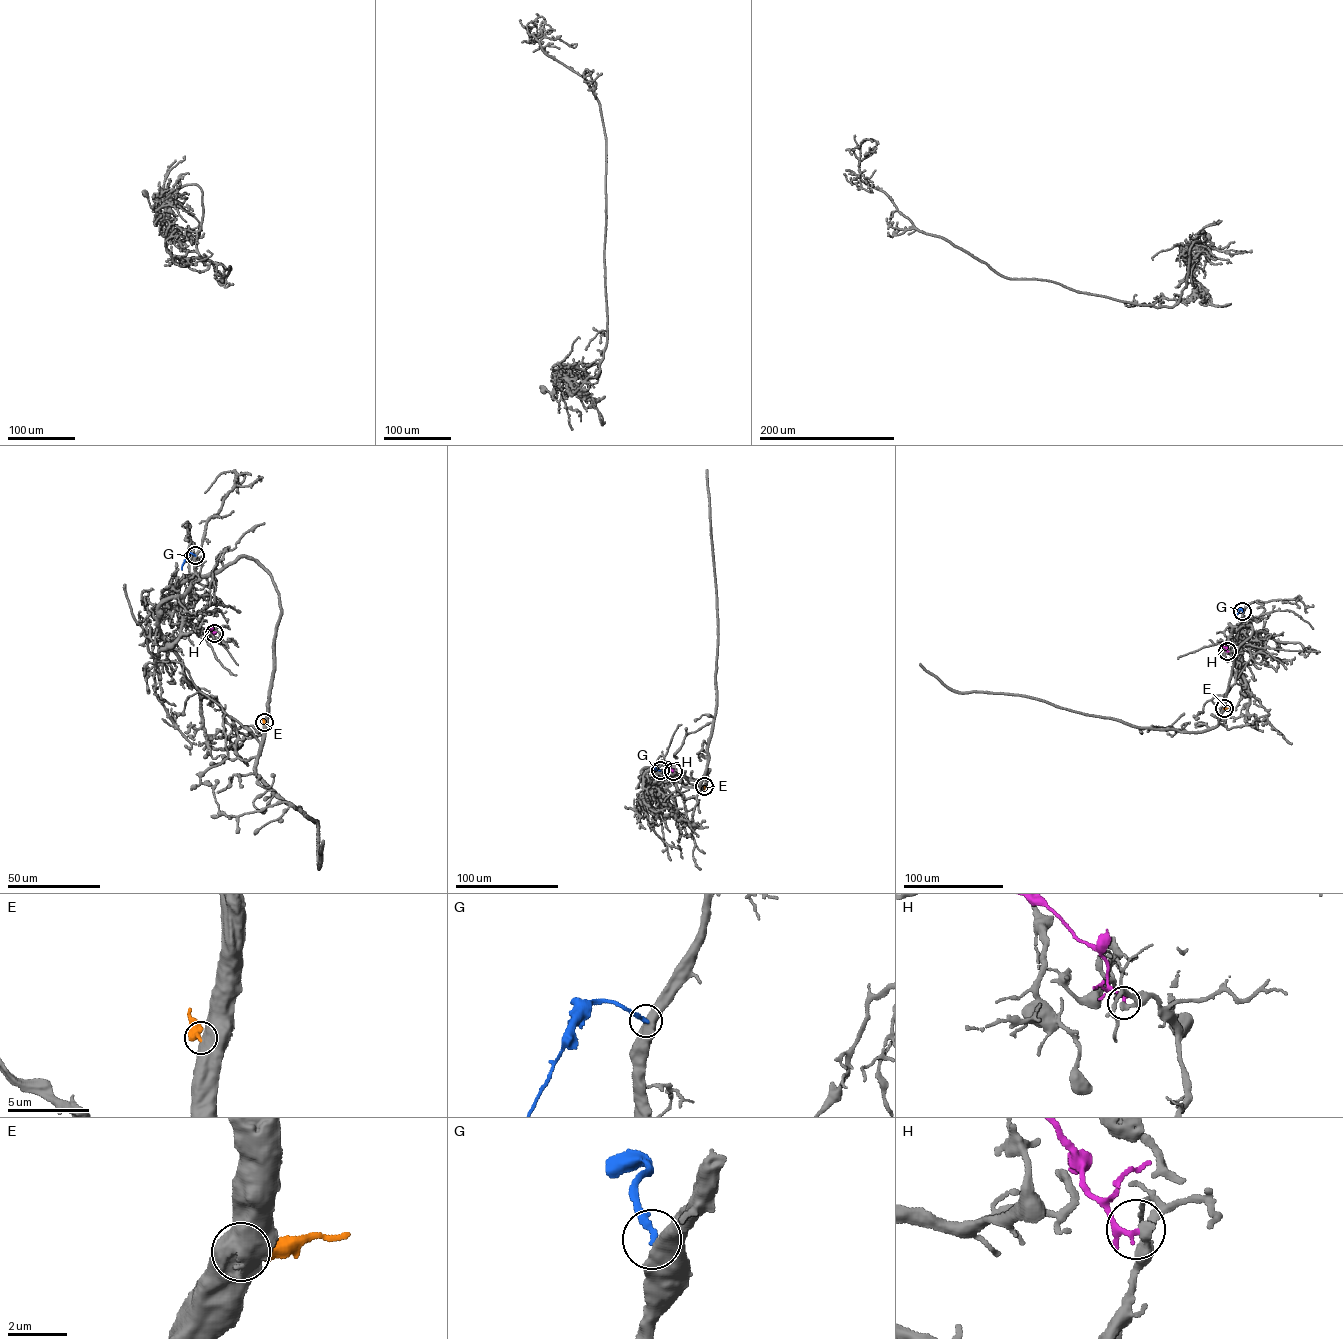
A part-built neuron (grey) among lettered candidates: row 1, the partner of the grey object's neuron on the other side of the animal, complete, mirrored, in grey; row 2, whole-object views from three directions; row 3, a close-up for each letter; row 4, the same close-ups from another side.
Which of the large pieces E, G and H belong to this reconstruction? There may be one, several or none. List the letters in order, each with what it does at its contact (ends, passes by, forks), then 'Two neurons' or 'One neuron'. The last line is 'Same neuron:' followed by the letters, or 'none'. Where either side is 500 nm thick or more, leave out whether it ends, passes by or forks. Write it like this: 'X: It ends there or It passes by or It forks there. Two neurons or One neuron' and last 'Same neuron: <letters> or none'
E: Two neurons
G: Two neurons
H: It ends there. Two neurons
Same neuron: none

